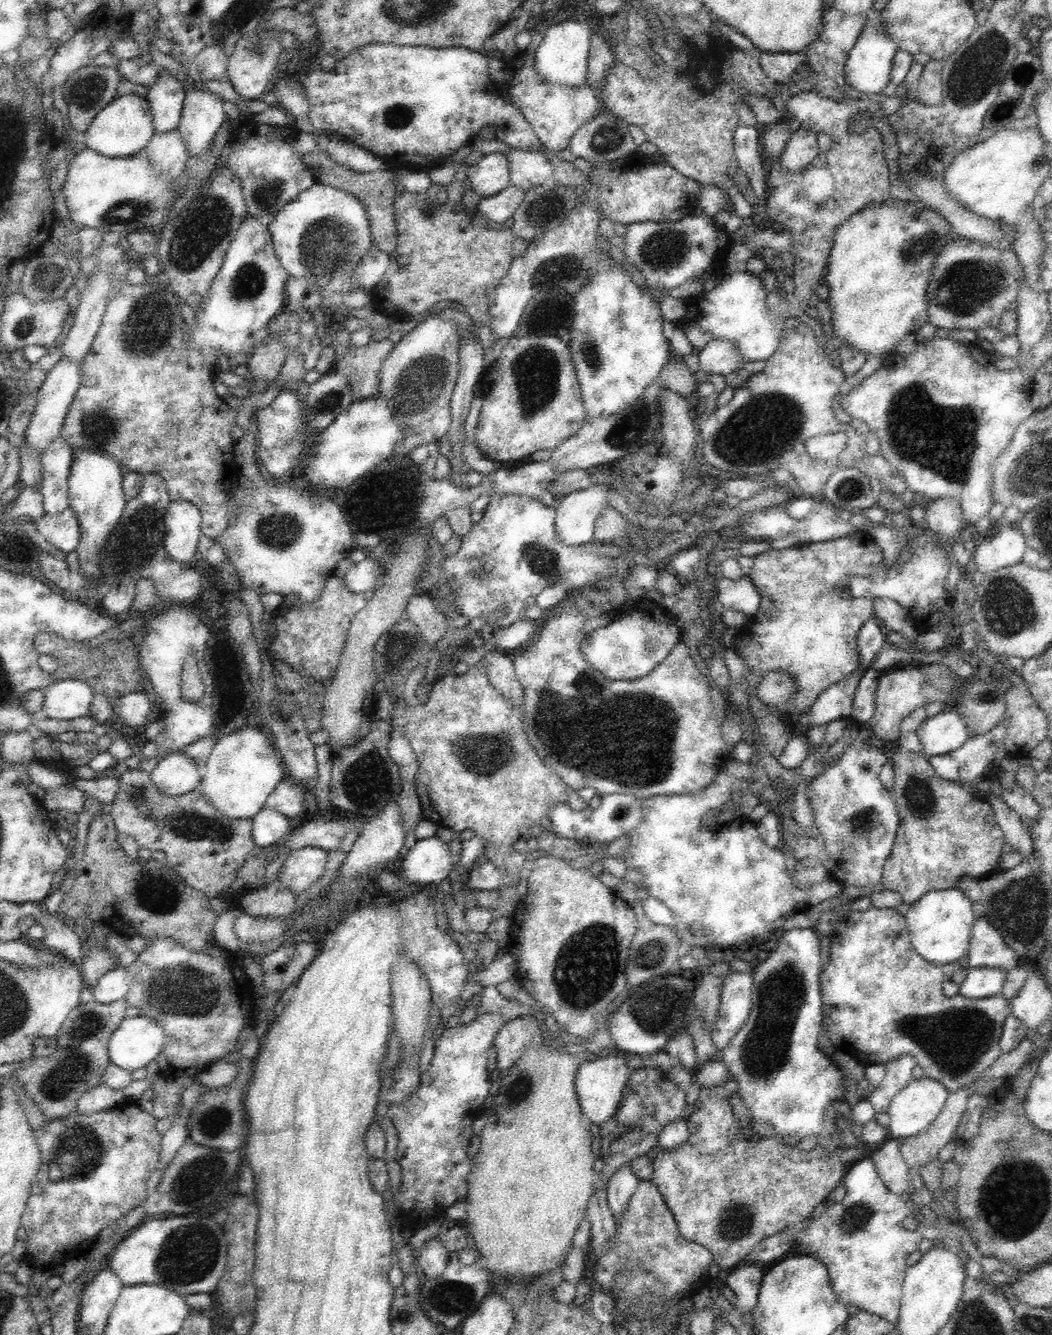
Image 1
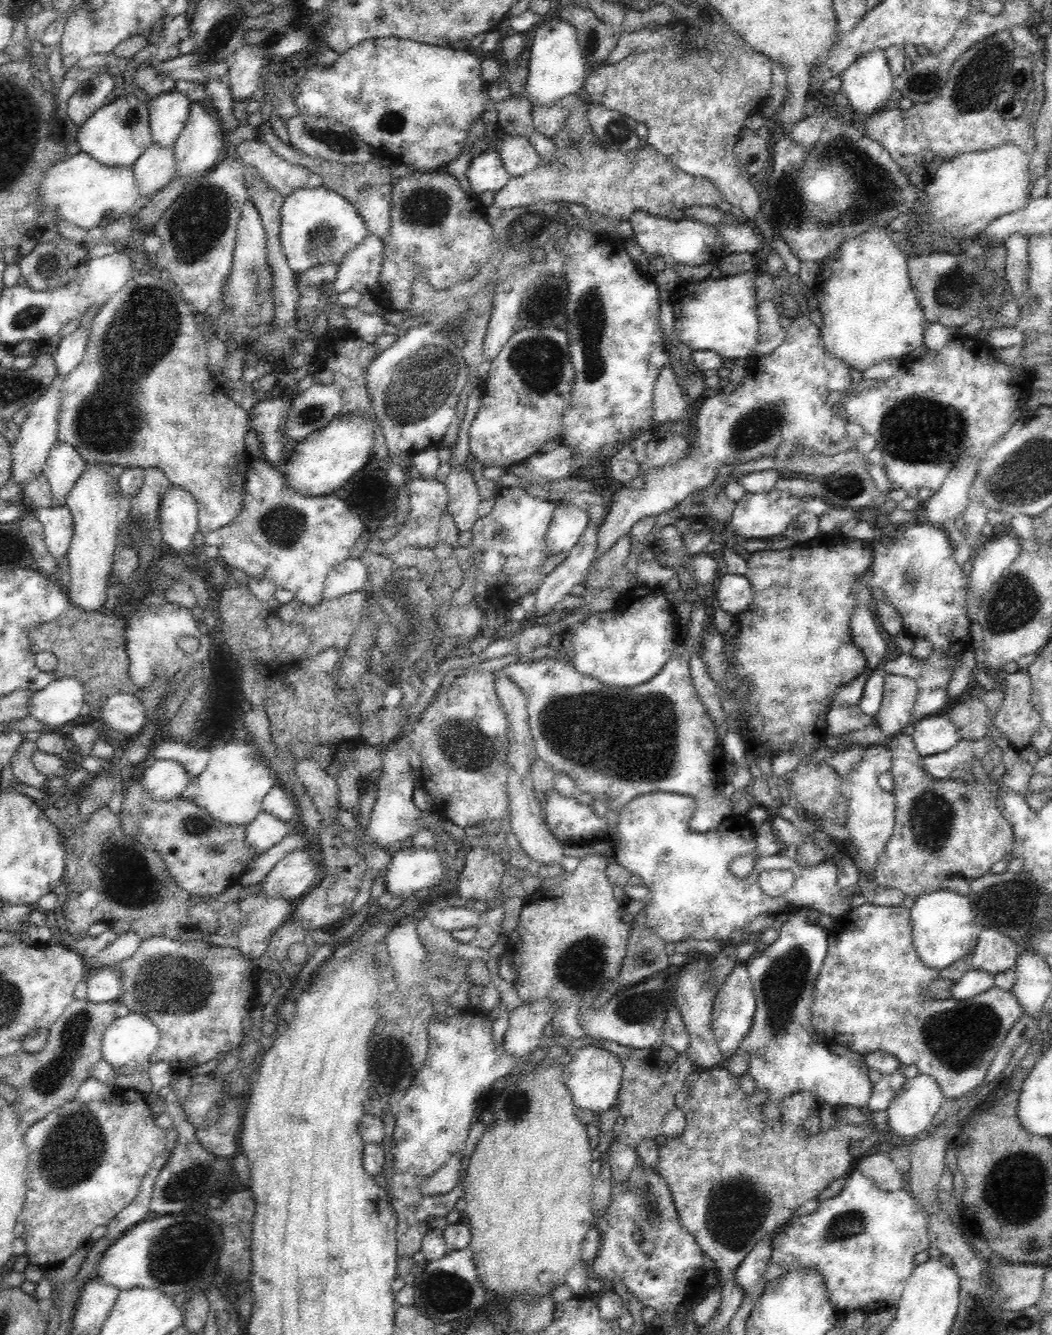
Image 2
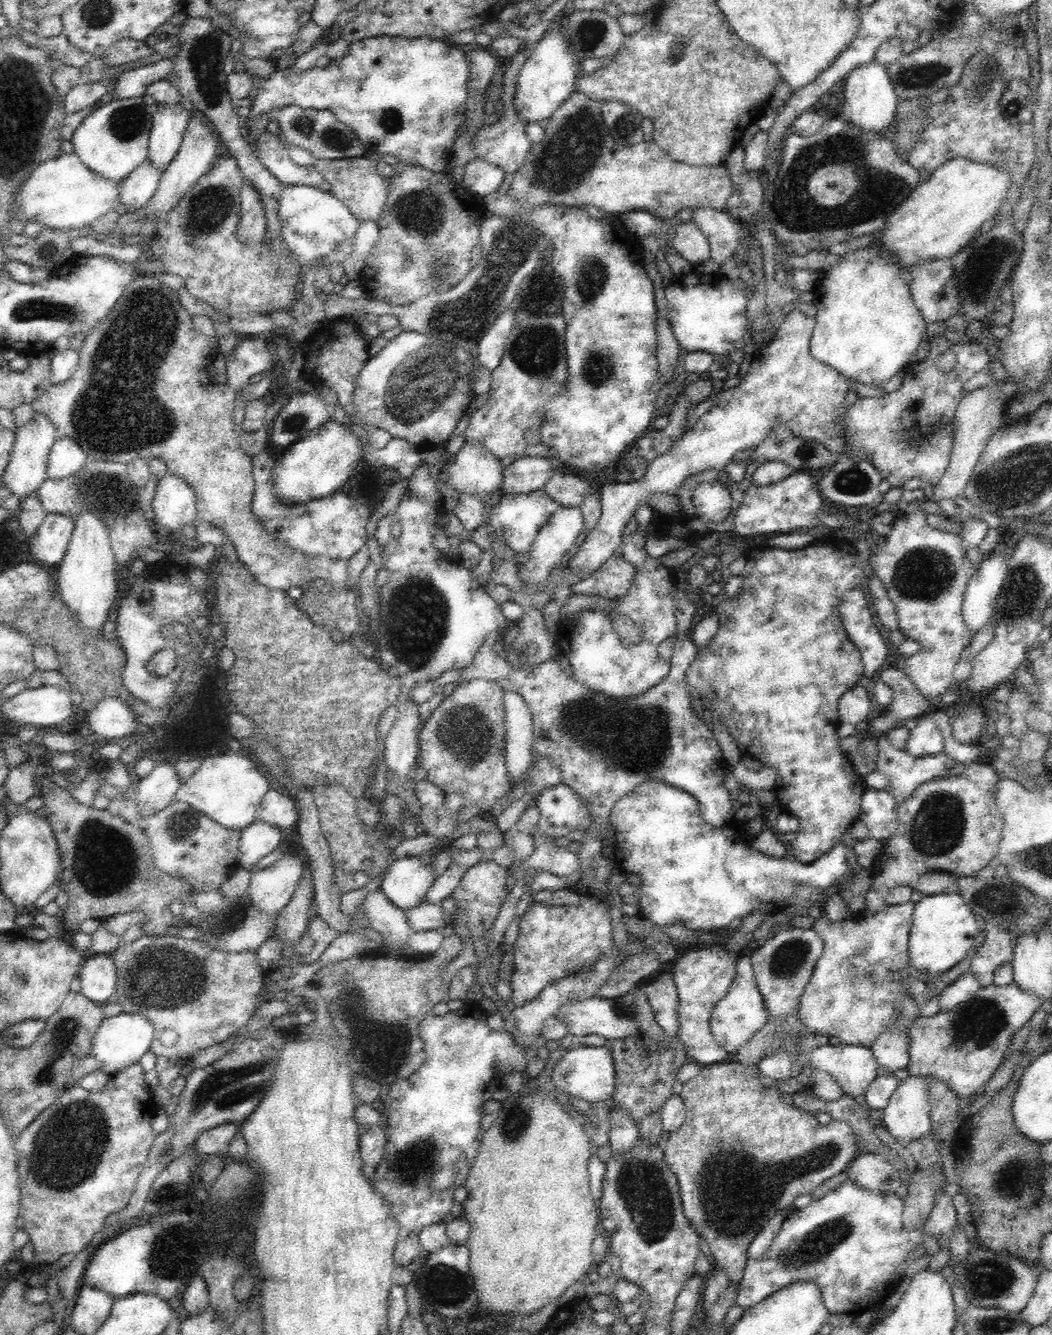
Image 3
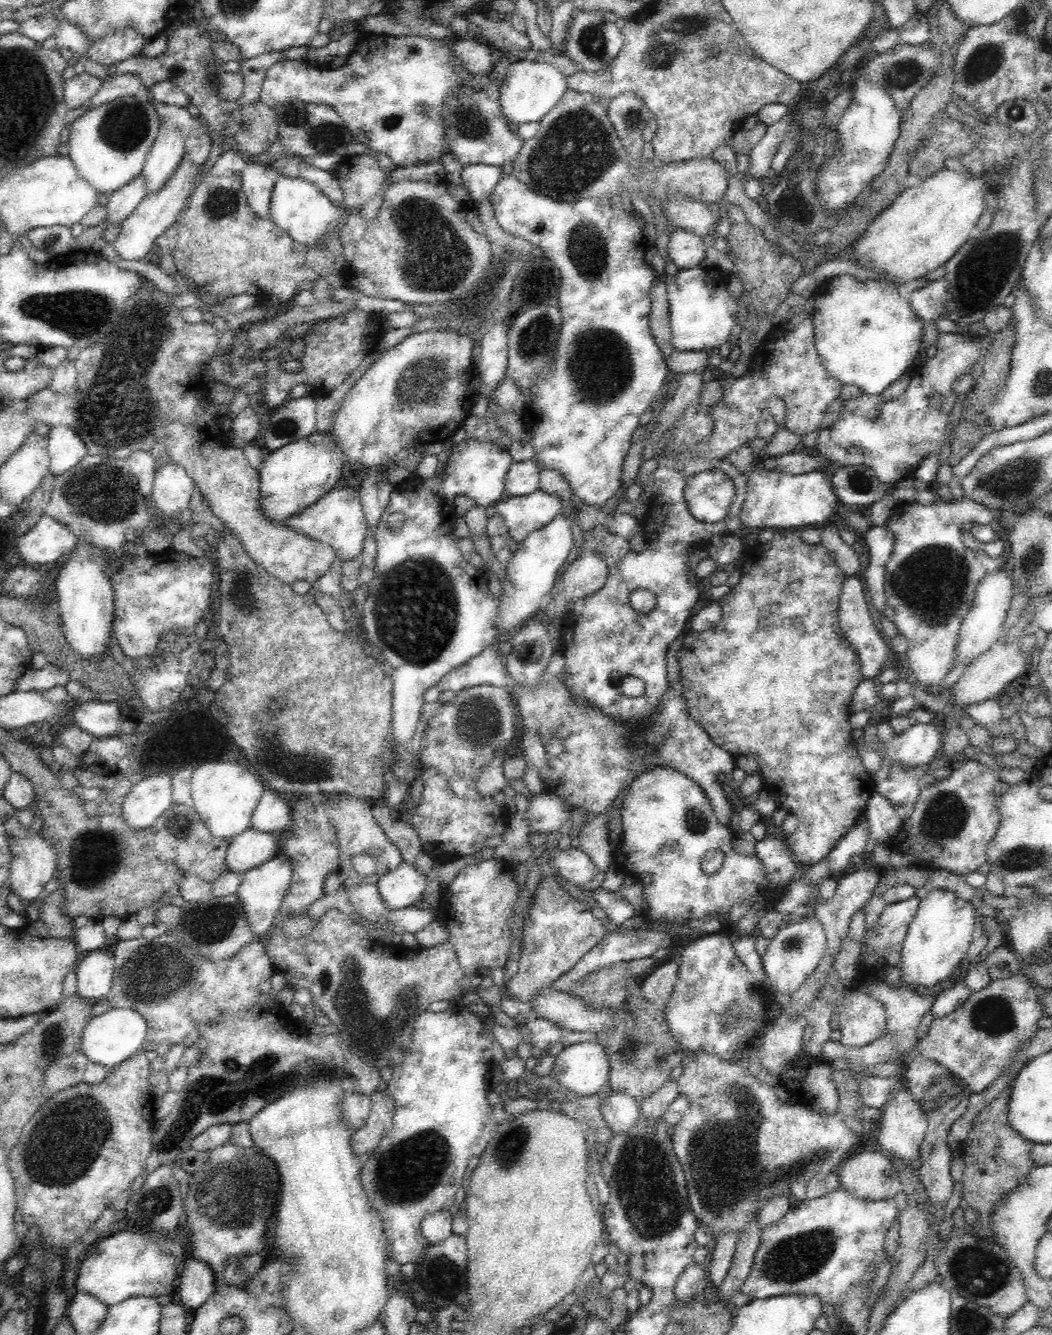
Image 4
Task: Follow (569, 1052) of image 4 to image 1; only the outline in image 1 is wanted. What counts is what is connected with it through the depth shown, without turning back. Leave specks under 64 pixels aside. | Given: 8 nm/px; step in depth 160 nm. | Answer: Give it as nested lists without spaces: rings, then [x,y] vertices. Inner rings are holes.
[[[606,1054],[606,1056],[592,1055],[577,1071],[575,1089],[583,1115],[594,1125],[610,1120],[615,1116],[621,1100],[626,1095],[626,1080],[630,1077],[630,1069],[625,1058]]]

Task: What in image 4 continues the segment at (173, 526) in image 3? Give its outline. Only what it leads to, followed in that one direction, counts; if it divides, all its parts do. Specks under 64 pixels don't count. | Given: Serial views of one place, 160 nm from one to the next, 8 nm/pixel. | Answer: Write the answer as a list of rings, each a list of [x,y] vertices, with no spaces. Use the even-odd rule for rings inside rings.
[[[169,461],[156,470],[151,497],[156,508],[168,518],[188,508],[190,495],[194,490],[194,481],[186,473],[186,469],[176,462]]]

